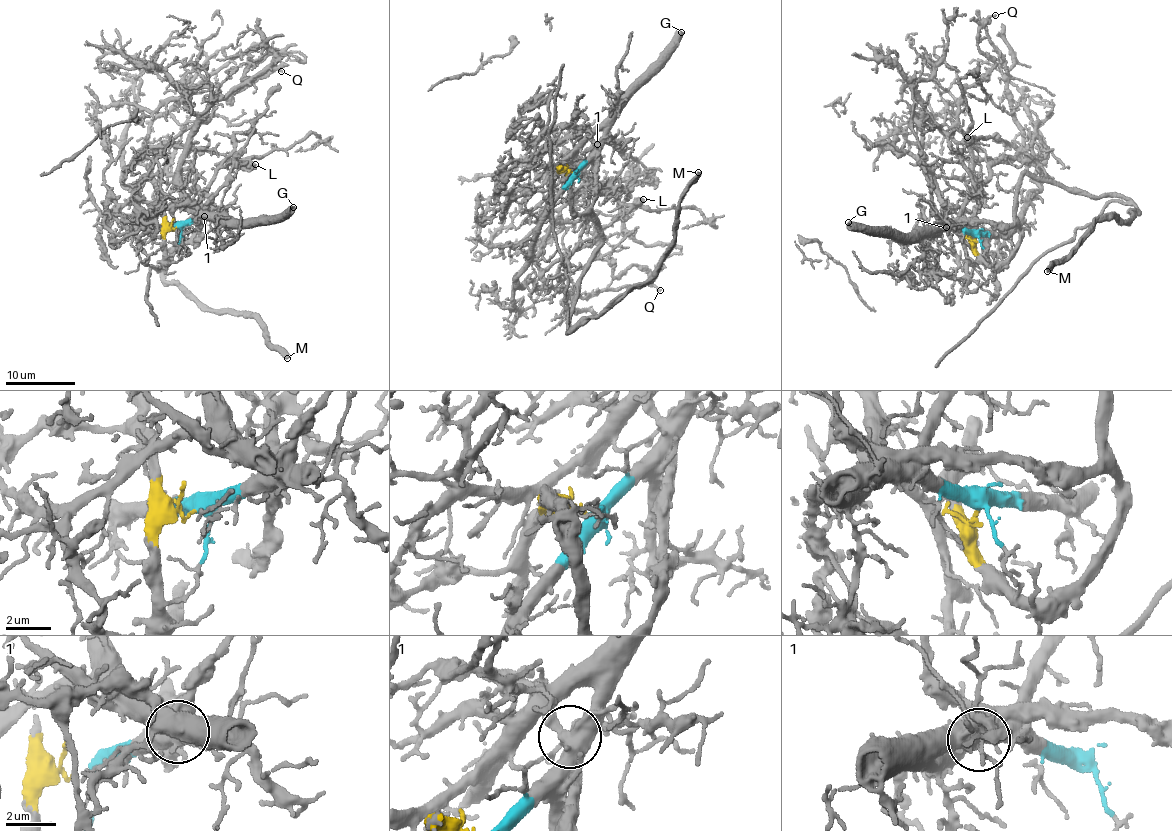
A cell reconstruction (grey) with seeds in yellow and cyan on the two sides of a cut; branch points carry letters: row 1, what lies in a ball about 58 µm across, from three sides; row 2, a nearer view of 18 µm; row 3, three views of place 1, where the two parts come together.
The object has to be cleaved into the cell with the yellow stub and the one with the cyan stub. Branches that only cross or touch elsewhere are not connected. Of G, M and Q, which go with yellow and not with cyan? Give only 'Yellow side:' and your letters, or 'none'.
Yellow side: M, Q

